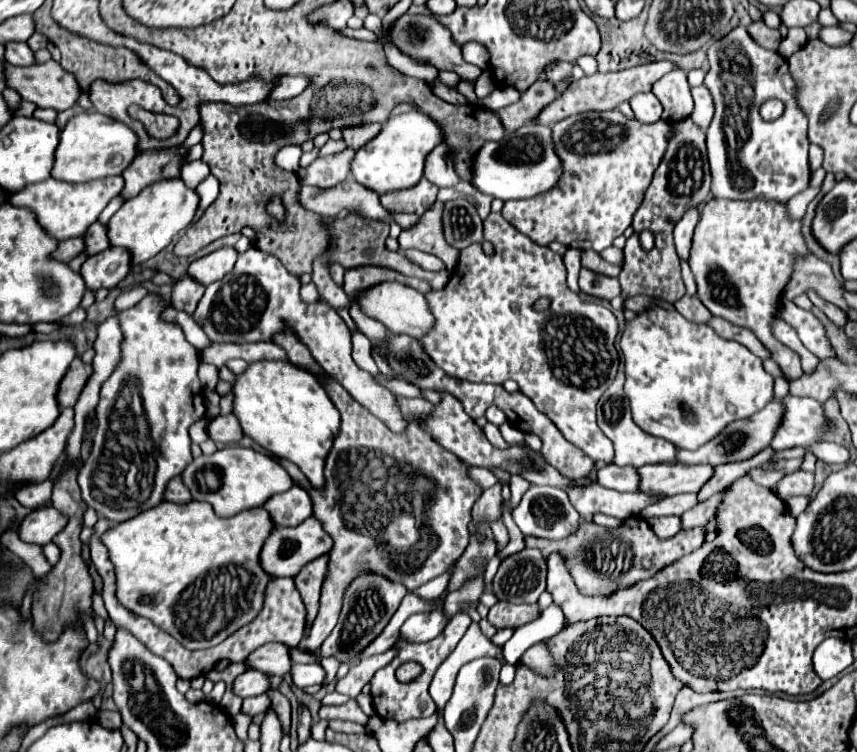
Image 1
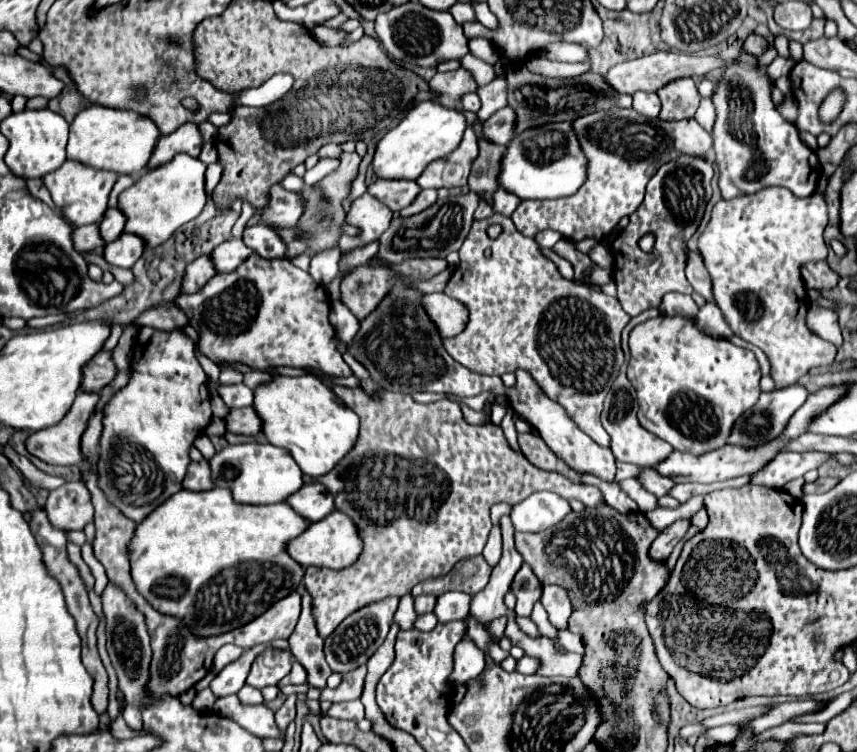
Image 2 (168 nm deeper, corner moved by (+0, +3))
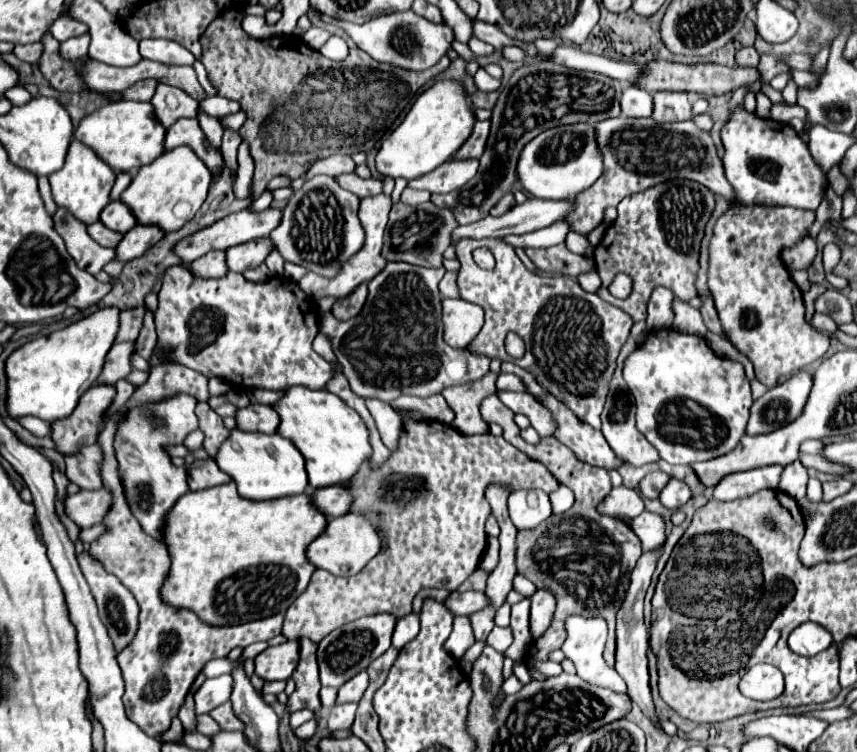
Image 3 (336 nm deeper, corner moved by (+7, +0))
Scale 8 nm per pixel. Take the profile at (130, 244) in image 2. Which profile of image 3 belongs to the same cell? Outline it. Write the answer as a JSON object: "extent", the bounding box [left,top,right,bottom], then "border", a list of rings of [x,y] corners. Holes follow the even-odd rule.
{"extent":[116,225,164,261],"border":[[[136,225],[134,229],[130,229],[124,239],[120,241],[120,245],[116,247],[118,253],[118,261],[132,261],[140,255],[144,255],[152,245],[156,245],[160,239],[164,237],[164,231],[160,231],[160,227],[144,227],[144,225]]]}

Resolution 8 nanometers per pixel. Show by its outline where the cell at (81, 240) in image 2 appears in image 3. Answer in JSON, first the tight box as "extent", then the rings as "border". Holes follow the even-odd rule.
{"extent":[88,221,122,249],"border":[[[100,221],[88,225],[88,233],[92,235],[92,239],[94,239],[96,243],[100,243],[102,247],[112,247],[112,249],[118,247],[118,243],[120,243],[120,239],[122,239],[122,233],[104,227],[104,223],[100,223]]]}

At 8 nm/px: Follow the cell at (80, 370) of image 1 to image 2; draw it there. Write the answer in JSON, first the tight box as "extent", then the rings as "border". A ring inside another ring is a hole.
{"extent":[81,352,117,392],"border":[[[99,352],[95,356],[95,360],[91,360],[91,364],[87,364],[87,368],[83,368],[81,390],[99,392],[105,384],[109,384],[113,380],[115,374],[117,374],[117,368],[111,360],[111,352]]]}

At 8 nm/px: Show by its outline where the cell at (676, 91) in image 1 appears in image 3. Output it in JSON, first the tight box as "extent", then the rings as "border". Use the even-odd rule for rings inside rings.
{"extent":[654,93,692,123],"border":[[[654,93],[654,115],[658,123],[686,121],[692,117],[692,105],[688,93]]]}

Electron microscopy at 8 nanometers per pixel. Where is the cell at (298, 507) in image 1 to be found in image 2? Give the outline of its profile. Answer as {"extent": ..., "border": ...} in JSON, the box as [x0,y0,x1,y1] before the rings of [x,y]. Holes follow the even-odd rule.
{"extent":[287,484,333,522],"border":[[[305,484],[295,496],[289,496],[287,504],[307,522],[317,522],[333,510],[333,496],[321,484]]]}

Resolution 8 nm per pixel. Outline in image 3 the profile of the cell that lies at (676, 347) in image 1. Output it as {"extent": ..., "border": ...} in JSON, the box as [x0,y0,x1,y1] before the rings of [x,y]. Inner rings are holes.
{"extent":[624,329,752,465],"border":[[[674,329],[654,331],[624,363],[624,379],[636,399],[636,425],[654,445],[660,459],[670,465],[690,465],[696,461],[716,459],[732,451],[746,435],[746,423],[752,407],[750,381],[744,365],[722,359],[698,335],[684,335]]]}

